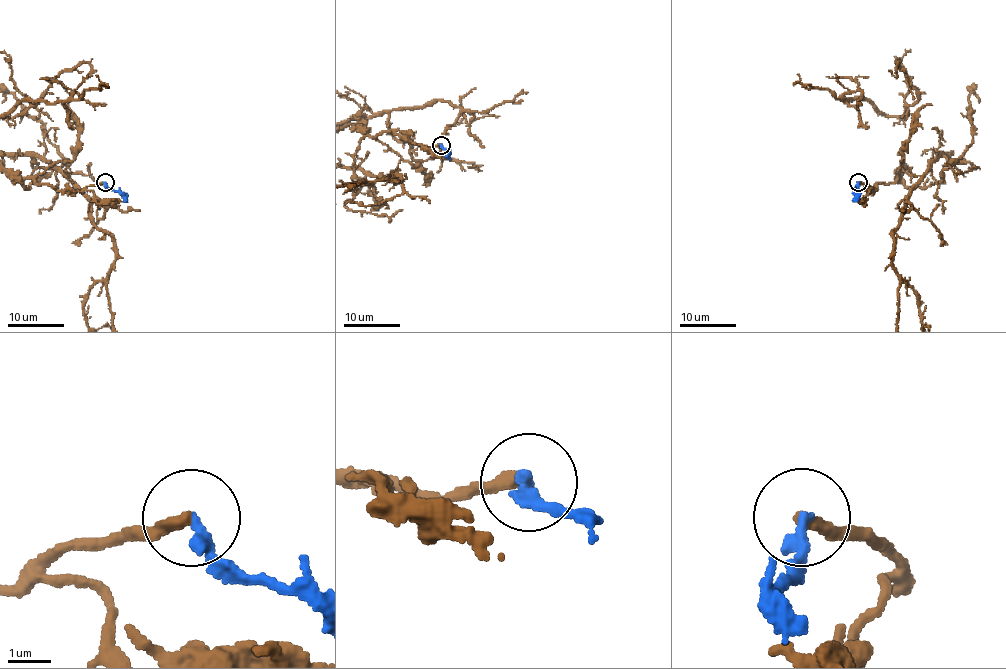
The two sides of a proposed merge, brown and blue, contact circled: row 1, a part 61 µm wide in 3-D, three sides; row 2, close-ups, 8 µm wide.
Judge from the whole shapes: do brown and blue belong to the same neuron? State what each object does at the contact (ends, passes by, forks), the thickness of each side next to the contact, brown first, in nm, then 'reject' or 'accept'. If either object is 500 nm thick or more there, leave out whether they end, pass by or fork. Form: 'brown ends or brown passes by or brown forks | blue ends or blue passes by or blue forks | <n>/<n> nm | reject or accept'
brown ends | blue ends | 280/320 nm | reject

